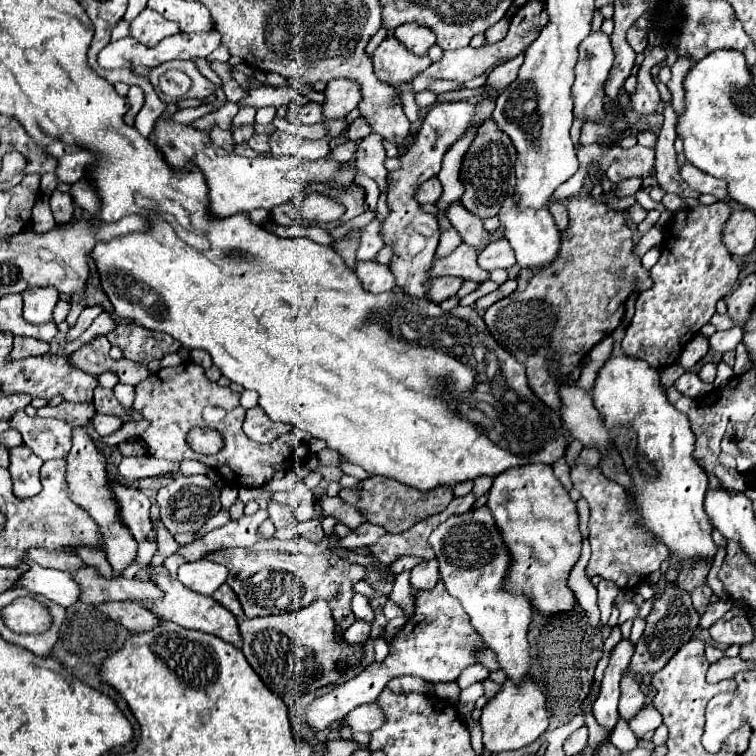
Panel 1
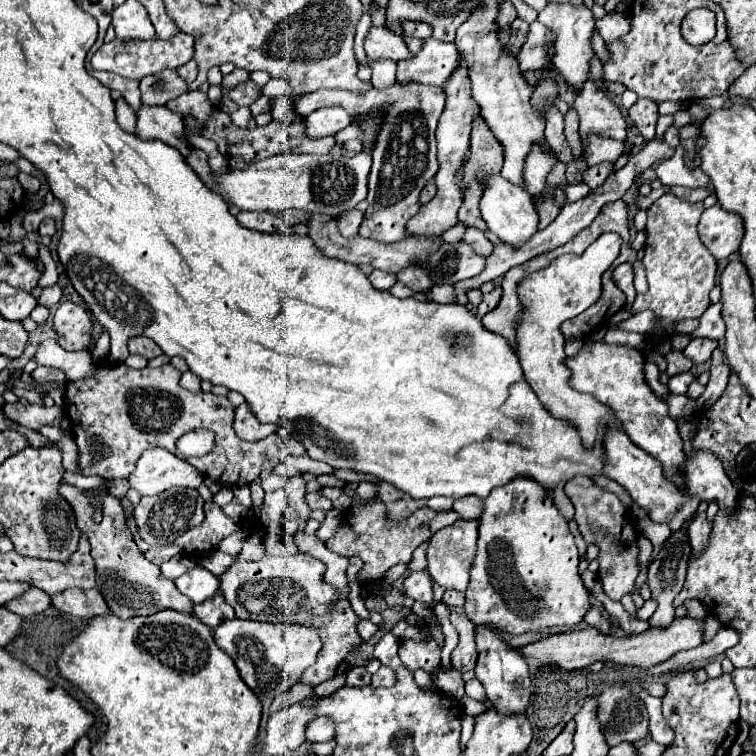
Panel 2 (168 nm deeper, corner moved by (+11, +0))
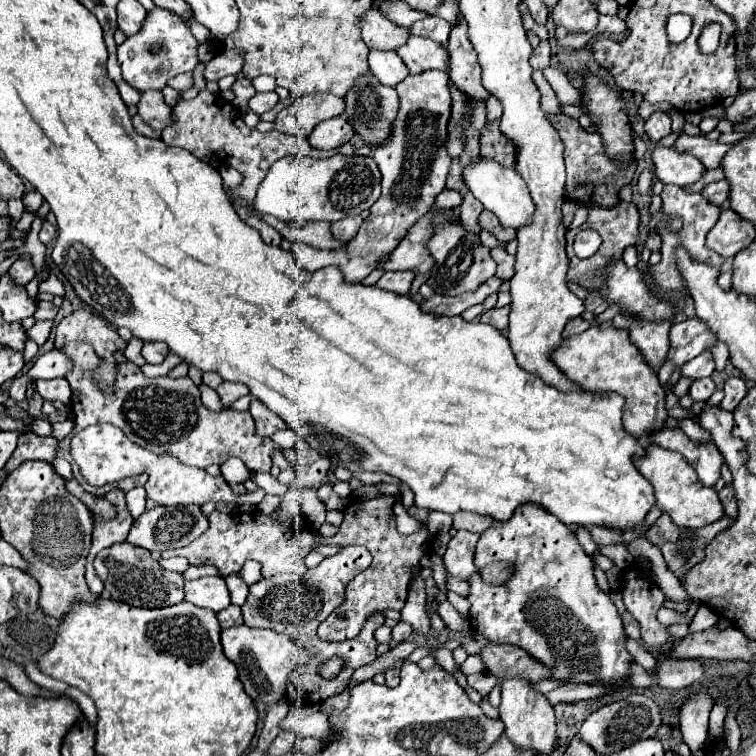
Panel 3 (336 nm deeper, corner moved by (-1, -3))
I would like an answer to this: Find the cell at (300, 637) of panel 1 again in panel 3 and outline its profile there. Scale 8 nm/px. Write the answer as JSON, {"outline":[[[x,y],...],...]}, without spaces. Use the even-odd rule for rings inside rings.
{"outline":[[[248,625],[240,627],[230,627],[222,631],[222,647],[226,657],[236,663],[240,681],[246,687],[246,693],[256,701],[256,703],[272,703],[278,699],[284,699],[288,693],[288,683],[290,675],[298,669],[308,665],[308,661],[314,657],[312,651],[296,647],[292,637],[284,633],[276,633],[272,629],[254,629]]]}

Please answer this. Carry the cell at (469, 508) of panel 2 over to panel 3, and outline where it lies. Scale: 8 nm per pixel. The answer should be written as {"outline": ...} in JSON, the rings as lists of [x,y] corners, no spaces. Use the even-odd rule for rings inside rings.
{"outline":[[[456,513],[454,515],[454,529],[484,533],[492,523],[494,523],[492,517],[482,517],[482,515],[472,515],[472,513]]]}

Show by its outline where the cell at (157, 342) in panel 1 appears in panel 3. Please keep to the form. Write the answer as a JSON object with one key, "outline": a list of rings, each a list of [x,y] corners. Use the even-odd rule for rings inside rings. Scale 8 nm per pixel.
{"outline":[[[144,343],[142,355],[148,363],[162,363],[168,355],[168,345],[166,343]]]}

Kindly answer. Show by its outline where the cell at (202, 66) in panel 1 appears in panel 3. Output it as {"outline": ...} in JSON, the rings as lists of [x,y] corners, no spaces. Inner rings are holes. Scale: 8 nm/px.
{"outline":[[[308,95],[296,99],[284,109],[274,121],[276,131],[290,133],[296,137],[308,137],[312,129],[324,121],[340,115],[344,111],[344,99],[336,95]]]}

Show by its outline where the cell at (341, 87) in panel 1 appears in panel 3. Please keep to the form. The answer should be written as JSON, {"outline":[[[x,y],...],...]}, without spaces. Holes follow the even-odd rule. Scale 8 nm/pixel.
{"outline":[[[338,115],[318,123],[316,129],[310,133],[308,141],[316,149],[336,149],[348,143],[352,137],[354,137],[352,125],[344,115]]]}

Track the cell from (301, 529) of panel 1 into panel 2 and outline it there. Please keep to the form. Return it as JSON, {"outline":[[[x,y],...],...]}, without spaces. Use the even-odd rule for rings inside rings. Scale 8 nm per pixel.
{"outline":[[[294,474],[286,484],[284,484],[284,490],[286,490],[286,496],[288,496],[288,506],[294,508],[300,518],[306,522],[308,516],[310,516],[310,508],[304,500],[304,494],[306,494],[306,482],[302,478],[302,474]]]}

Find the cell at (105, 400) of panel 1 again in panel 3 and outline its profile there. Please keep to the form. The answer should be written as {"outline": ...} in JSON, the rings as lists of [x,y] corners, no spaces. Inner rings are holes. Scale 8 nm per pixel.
{"outline":[[[66,343],[62,349],[66,355],[74,359],[74,371],[66,375],[70,387],[72,387],[72,417],[74,417],[74,430],[58,444],[58,457],[68,459],[72,465],[73,478],[88,493],[102,496],[116,487],[122,487],[124,491],[130,491],[134,487],[142,487],[146,483],[146,475],[128,477],[117,484],[93,487],[85,481],[79,467],[74,462],[70,453],[70,442],[77,431],[82,431],[88,425],[94,423],[112,423],[120,427],[130,441],[136,445],[150,449],[152,453],[158,451],[170,451],[180,461],[206,469],[210,465],[222,465],[228,457],[238,457],[244,461],[250,473],[256,471],[270,471],[272,469],[272,453],[284,451],[280,445],[276,445],[272,439],[256,437],[254,433],[254,419],[250,411],[234,411],[230,407],[224,407],[222,411],[210,411],[202,405],[198,387],[190,377],[144,377],[142,369],[134,365],[132,361],[116,365],[116,381],[110,393],[104,393],[100,387],[96,387],[96,381],[92,379],[92,373],[98,369],[102,359],[96,355],[96,351],[88,343]]]}

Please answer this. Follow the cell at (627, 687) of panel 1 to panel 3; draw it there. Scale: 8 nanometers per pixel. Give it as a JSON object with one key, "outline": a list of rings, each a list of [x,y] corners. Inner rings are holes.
{"outline":[[[634,693],[622,701],[614,701],[610,705],[596,709],[584,721],[578,735],[582,741],[588,741],[588,745],[592,745],[592,749],[596,749],[598,755],[610,755],[624,747],[634,745],[640,739],[648,739],[648,737],[656,735],[660,725],[662,725],[662,713],[660,713],[660,707],[654,703],[654,699],[648,695]]]}

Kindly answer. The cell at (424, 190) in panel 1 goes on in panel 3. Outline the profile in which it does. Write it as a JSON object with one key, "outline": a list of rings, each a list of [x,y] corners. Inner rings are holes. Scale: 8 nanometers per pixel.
{"outline":[[[444,189],[444,191],[442,191],[438,197],[436,197],[436,201],[434,201],[434,205],[436,205],[438,209],[460,207],[460,203],[462,203],[460,193],[458,193],[458,191],[452,191],[452,189]]]}

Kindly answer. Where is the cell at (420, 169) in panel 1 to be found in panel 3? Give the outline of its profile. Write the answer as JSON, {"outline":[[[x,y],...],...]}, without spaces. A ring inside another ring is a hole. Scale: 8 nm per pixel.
{"outline":[[[424,71],[420,75],[408,75],[396,85],[396,93],[400,97],[400,109],[396,121],[392,123],[390,137],[378,143],[374,149],[374,159],[382,173],[380,199],[370,207],[370,215],[364,219],[358,235],[346,247],[326,251],[304,243],[294,243],[292,253],[300,267],[316,271],[336,265],[342,269],[348,281],[362,281],[366,261],[374,263],[380,257],[390,255],[404,239],[408,229],[432,209],[436,195],[446,187],[446,175],[452,163],[452,157],[446,151],[448,119],[452,107],[448,73]]]}

